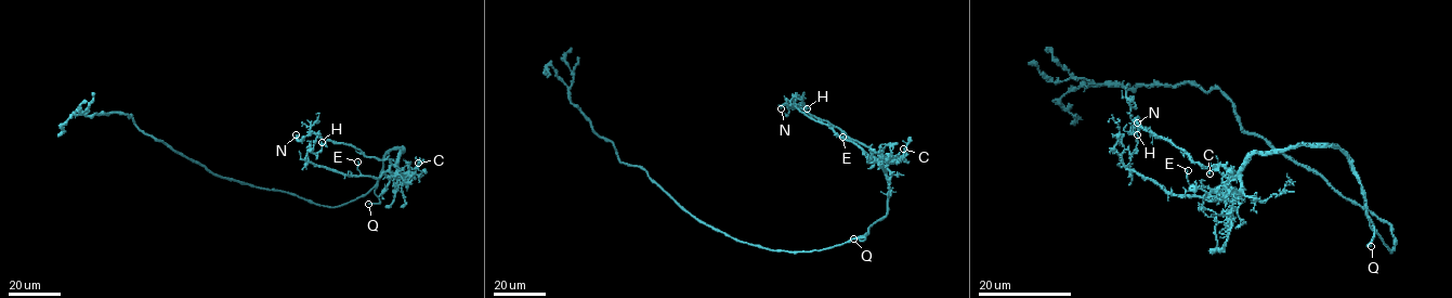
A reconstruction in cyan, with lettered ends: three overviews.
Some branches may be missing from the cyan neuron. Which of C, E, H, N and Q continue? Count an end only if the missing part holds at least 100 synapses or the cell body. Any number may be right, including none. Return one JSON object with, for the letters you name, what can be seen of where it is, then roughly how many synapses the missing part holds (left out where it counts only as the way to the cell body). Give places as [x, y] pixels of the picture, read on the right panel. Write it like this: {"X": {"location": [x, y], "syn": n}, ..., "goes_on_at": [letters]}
{"Q": {"location": [1371, 246]}, "goes_on_at": ["Q"]}

